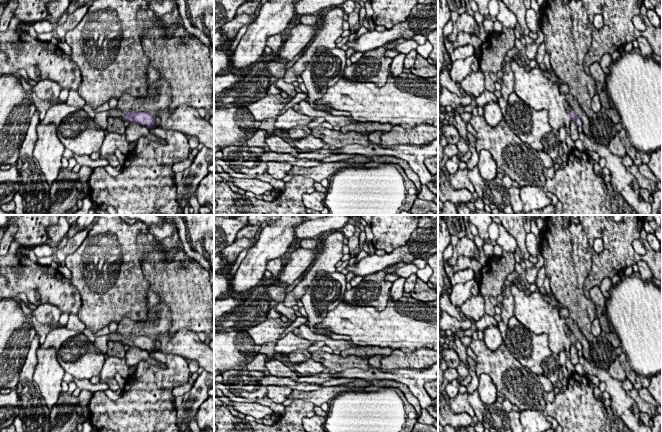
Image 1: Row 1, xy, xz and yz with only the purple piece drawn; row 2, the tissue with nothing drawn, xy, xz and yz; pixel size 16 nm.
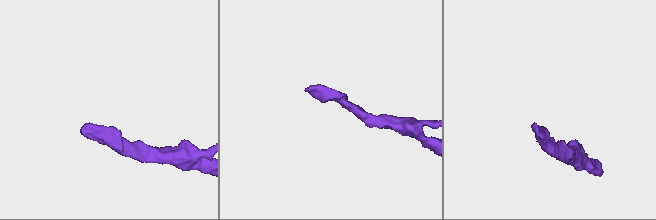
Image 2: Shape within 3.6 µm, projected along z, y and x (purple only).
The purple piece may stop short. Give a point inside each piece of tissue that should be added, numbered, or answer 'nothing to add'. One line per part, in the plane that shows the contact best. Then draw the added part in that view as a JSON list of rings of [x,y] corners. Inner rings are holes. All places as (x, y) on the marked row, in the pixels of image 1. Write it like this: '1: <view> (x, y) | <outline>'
1: xy (115, 112) | [[[117,106],[114,109],[108,110],[109,117],[122,117],[125,120],[125,114],[117,109]]]

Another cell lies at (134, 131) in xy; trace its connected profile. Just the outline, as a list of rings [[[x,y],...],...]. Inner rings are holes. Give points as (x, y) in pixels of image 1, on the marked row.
[[[134,122],[126,123],[126,125],[127,127],[125,130],[125,134],[126,134],[127,141],[134,142],[141,137],[146,137],[150,141],[157,142],[162,145],[166,144],[165,140],[152,134],[150,129],[148,129],[146,126],[143,126]]]

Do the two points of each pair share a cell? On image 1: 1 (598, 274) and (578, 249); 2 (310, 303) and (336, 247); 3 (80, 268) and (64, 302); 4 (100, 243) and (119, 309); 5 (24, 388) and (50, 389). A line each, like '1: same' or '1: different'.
1: different
2: different
3: different
4: same
5: different

